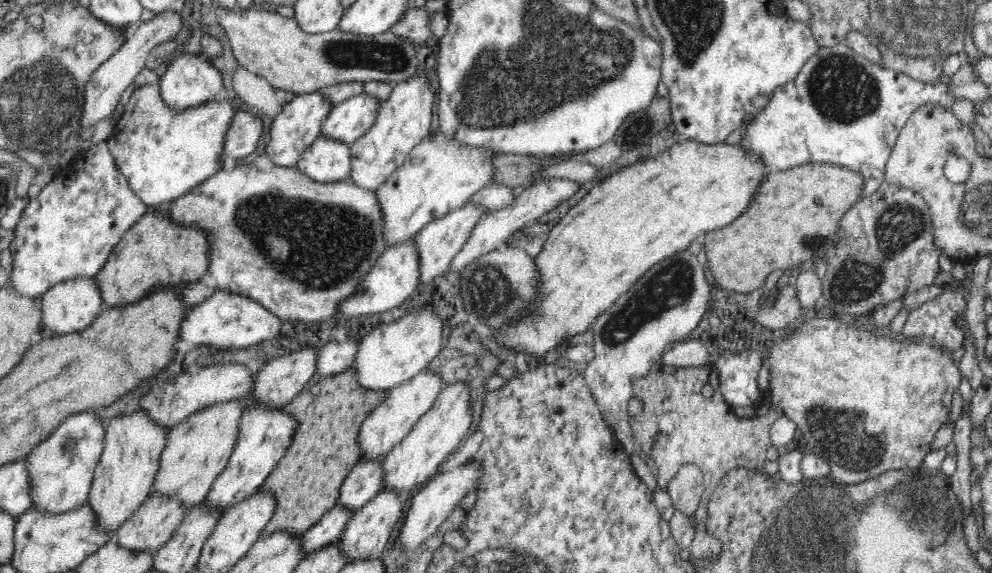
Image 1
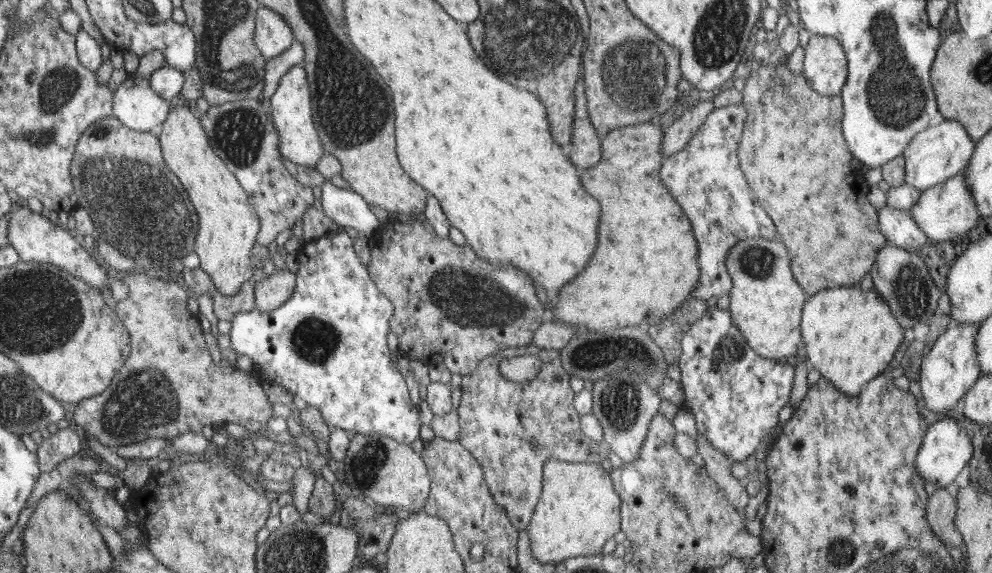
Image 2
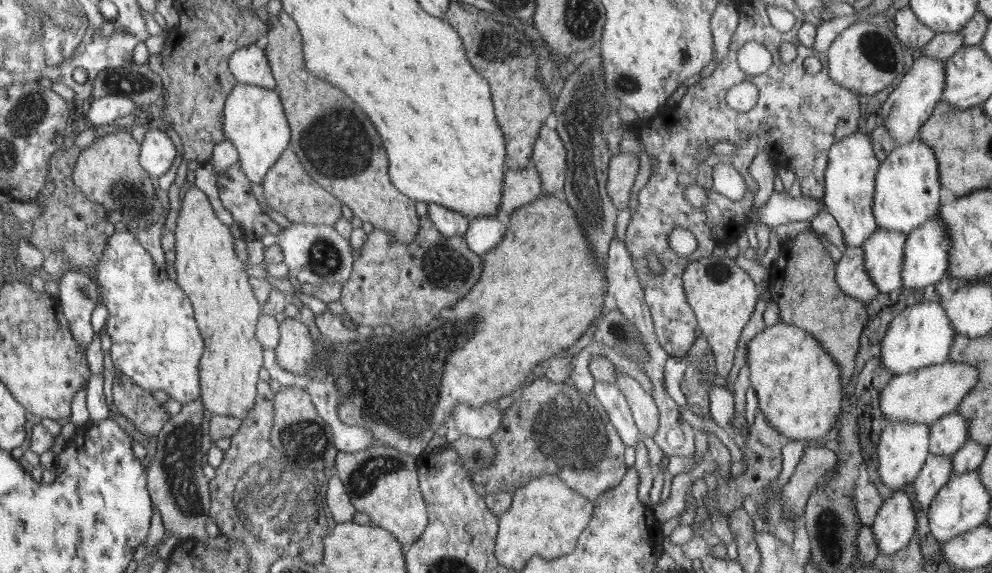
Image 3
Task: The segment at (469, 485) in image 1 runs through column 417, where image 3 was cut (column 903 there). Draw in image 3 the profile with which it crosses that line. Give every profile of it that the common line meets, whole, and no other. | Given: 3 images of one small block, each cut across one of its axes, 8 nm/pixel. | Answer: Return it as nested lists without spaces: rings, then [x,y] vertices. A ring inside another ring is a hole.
[[[900,490],[893,492],[890,498],[884,499],[882,506],[876,513],[874,523],[870,526],[874,532],[874,540],[876,540],[879,555],[892,557],[898,550],[908,547],[908,542],[910,542],[916,529],[915,510],[908,494]]]

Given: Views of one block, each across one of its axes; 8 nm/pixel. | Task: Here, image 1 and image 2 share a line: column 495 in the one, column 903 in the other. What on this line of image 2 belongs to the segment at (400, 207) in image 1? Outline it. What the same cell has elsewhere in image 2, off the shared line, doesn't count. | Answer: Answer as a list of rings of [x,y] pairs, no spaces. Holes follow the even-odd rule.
[[[946,119],[940,124],[926,127],[912,138],[902,155],[905,159],[905,184],[925,191],[940,182],[946,182],[968,166],[975,144],[958,122]]]

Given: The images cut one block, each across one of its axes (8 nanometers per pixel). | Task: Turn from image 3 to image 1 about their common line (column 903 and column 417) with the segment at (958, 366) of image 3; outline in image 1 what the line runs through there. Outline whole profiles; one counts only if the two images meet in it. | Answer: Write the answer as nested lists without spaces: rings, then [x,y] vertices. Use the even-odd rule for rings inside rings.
[[[427,369],[416,374],[390,389],[385,399],[362,421],[357,436],[359,449],[361,450],[361,460],[370,460],[388,454],[396,444],[398,444],[412,427],[420,420],[423,414],[432,408],[434,401],[438,398],[442,388],[445,386],[442,374],[433,374]]]

